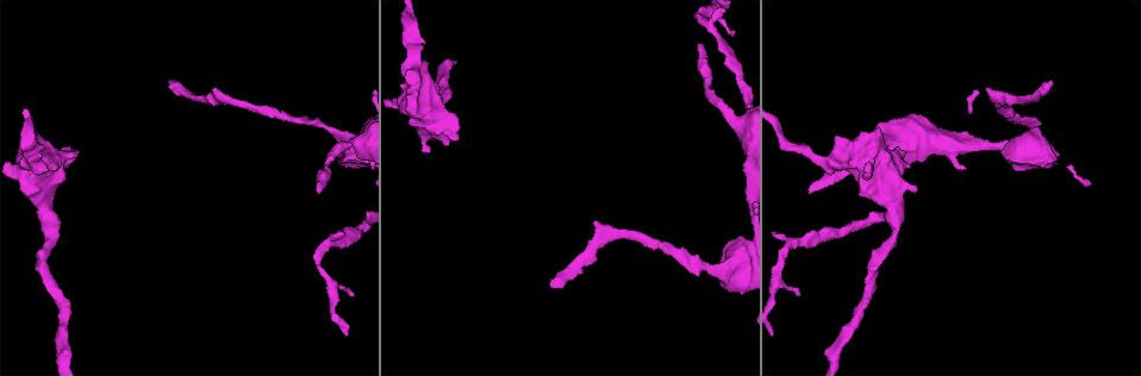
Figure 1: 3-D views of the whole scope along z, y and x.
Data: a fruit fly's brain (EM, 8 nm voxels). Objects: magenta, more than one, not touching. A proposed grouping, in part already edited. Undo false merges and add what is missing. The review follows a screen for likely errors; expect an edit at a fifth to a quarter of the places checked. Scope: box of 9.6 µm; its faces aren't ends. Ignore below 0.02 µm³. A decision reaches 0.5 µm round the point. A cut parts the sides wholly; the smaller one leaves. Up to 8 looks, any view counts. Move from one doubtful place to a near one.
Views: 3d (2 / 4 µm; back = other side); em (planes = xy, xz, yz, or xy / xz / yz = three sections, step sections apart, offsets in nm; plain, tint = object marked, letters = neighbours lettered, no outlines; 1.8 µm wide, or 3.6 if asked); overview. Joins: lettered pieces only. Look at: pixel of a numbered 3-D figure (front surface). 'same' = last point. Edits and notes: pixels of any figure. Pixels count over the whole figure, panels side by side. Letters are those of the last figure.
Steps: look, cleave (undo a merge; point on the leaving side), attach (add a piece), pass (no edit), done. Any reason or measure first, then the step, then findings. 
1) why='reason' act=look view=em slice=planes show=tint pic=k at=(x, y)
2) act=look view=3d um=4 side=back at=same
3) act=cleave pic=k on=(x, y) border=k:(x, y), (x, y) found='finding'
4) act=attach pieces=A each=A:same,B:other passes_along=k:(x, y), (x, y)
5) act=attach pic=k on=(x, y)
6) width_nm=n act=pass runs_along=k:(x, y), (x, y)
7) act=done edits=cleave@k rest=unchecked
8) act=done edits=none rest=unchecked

why='branch stops here' act=look view=3d um=2 pic=1 at=(458, 139)

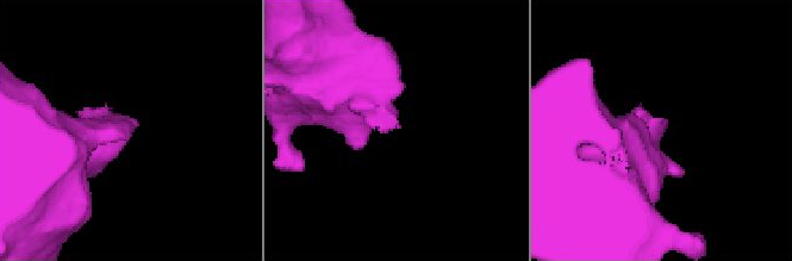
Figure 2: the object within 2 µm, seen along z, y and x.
act=look view=em slice=planes show=plain pic=2 at=(657, 126)

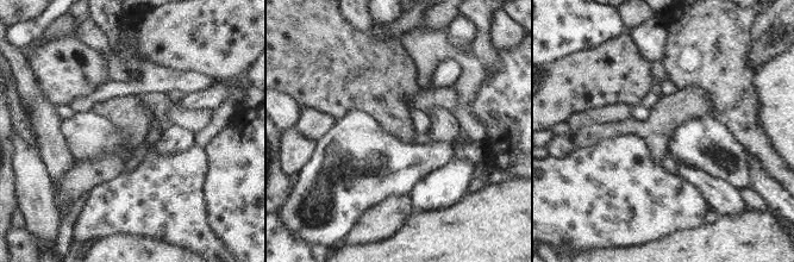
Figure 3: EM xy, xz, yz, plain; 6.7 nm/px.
why='what lies round it' act=look view=em slice=planes show=letters at=same

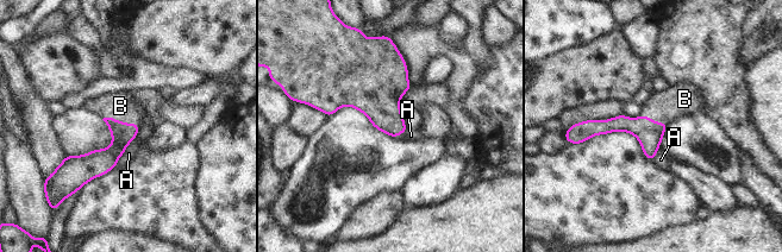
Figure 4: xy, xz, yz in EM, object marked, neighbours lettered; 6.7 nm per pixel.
act=attach pic=4 on=(120, 106) each=A:other,B:same found='the neuron continues'

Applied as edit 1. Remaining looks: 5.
why='redraw' act=look view=overview

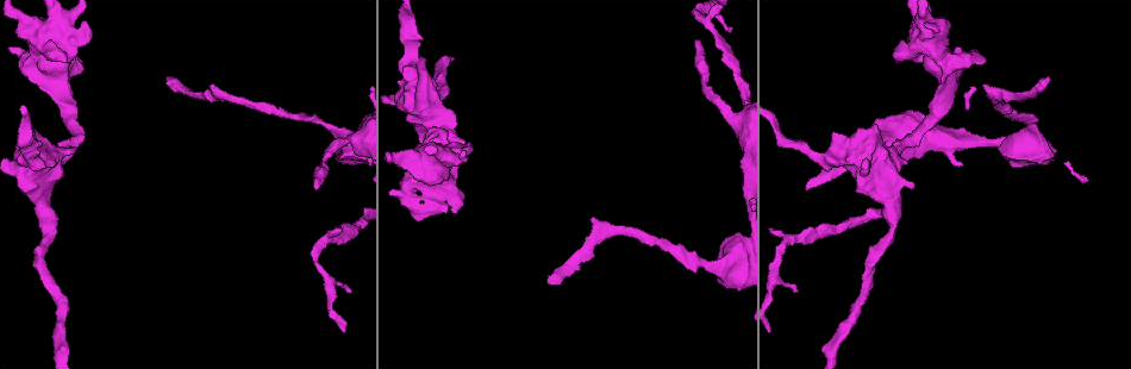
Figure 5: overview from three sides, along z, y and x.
why='long arm stops here' act=look view=3d um=2 pic=5 at=(314, 188)

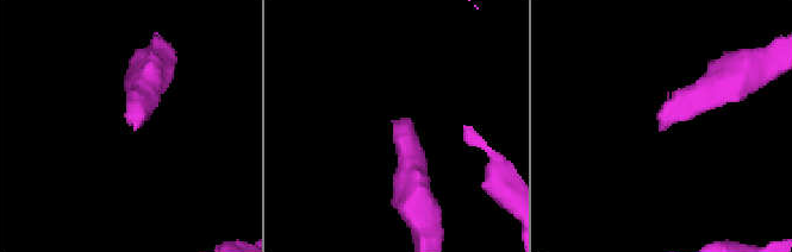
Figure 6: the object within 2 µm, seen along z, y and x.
act=look view=em um=3.6 slice=yz step=8 show=tint pic=6 at=(662, 121)

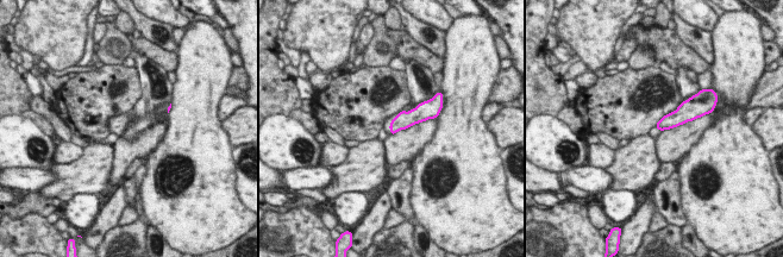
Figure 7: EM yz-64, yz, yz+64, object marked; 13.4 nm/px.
act=look view=em um=3.6 slice=planes show=letters at=same

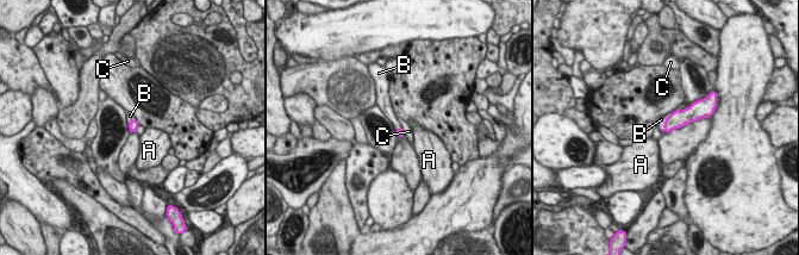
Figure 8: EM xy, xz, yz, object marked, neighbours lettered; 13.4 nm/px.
act=attach pic=8 on=(661, 119) each=A:other,B:same,C:other passes_along=8:(678, 119), (665, 123), (661, 119) found='it goes on there'

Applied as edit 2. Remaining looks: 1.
why='an open end' act=look view=em slice=planes show=letters pic=5 at=(455, 212)

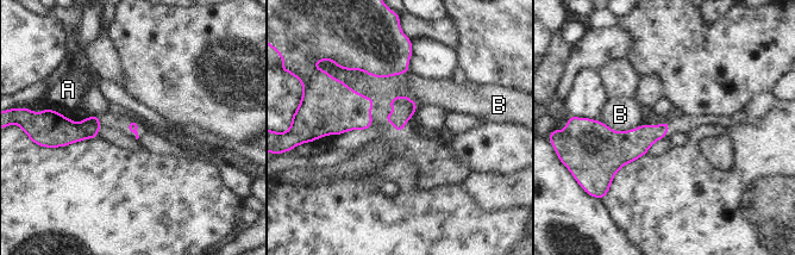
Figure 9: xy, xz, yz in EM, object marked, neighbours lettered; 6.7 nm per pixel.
act=pass each=A:other,B:other border=9:(344, 68), (381, 78), (409, 72) found='no lettered piece goes on from it'

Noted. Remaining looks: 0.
act=done edits=attach@4,attach@8 rest=unchecked

